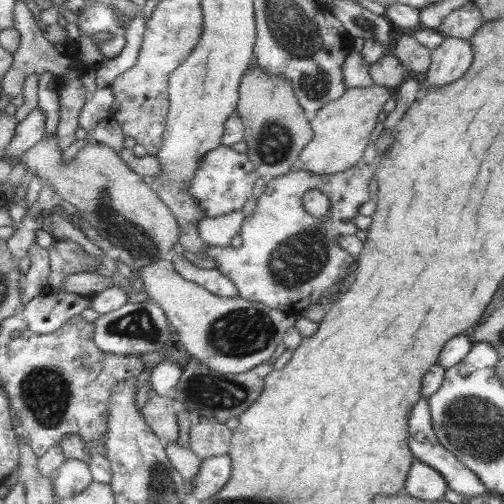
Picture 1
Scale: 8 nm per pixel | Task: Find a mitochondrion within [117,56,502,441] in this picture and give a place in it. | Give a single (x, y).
(242, 333)

